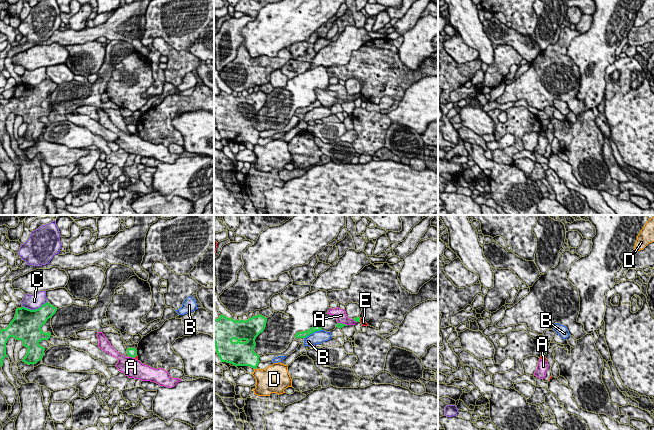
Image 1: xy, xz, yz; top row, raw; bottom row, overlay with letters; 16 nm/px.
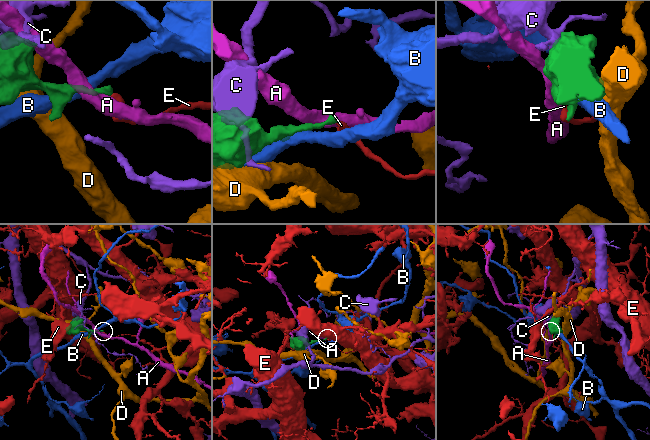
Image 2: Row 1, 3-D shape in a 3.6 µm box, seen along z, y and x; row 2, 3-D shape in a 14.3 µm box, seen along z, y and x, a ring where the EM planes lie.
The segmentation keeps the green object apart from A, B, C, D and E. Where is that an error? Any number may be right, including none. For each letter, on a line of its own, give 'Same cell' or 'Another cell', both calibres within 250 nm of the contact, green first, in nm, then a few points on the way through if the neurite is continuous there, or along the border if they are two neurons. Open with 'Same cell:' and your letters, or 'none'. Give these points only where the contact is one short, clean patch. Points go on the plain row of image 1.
Same cell: none
A: Another cell. Thickness 160 nm (green) against 320 nm. Boundary: xy (130, 132), (134, 134)
B: Another cell. Thickness 120 nm (green) against 200 nm
C: Another cell. Thickness 440 nm (green) against 240 nm
D: Another cell. Thickness 320 nm (green) against 340 nm. Boundary: xz (256, 143), (254, 145)
E: Another cell. Thickness 70 nm (green) against 70 nm. Boundary: xz (359, 94), (360, 97)

